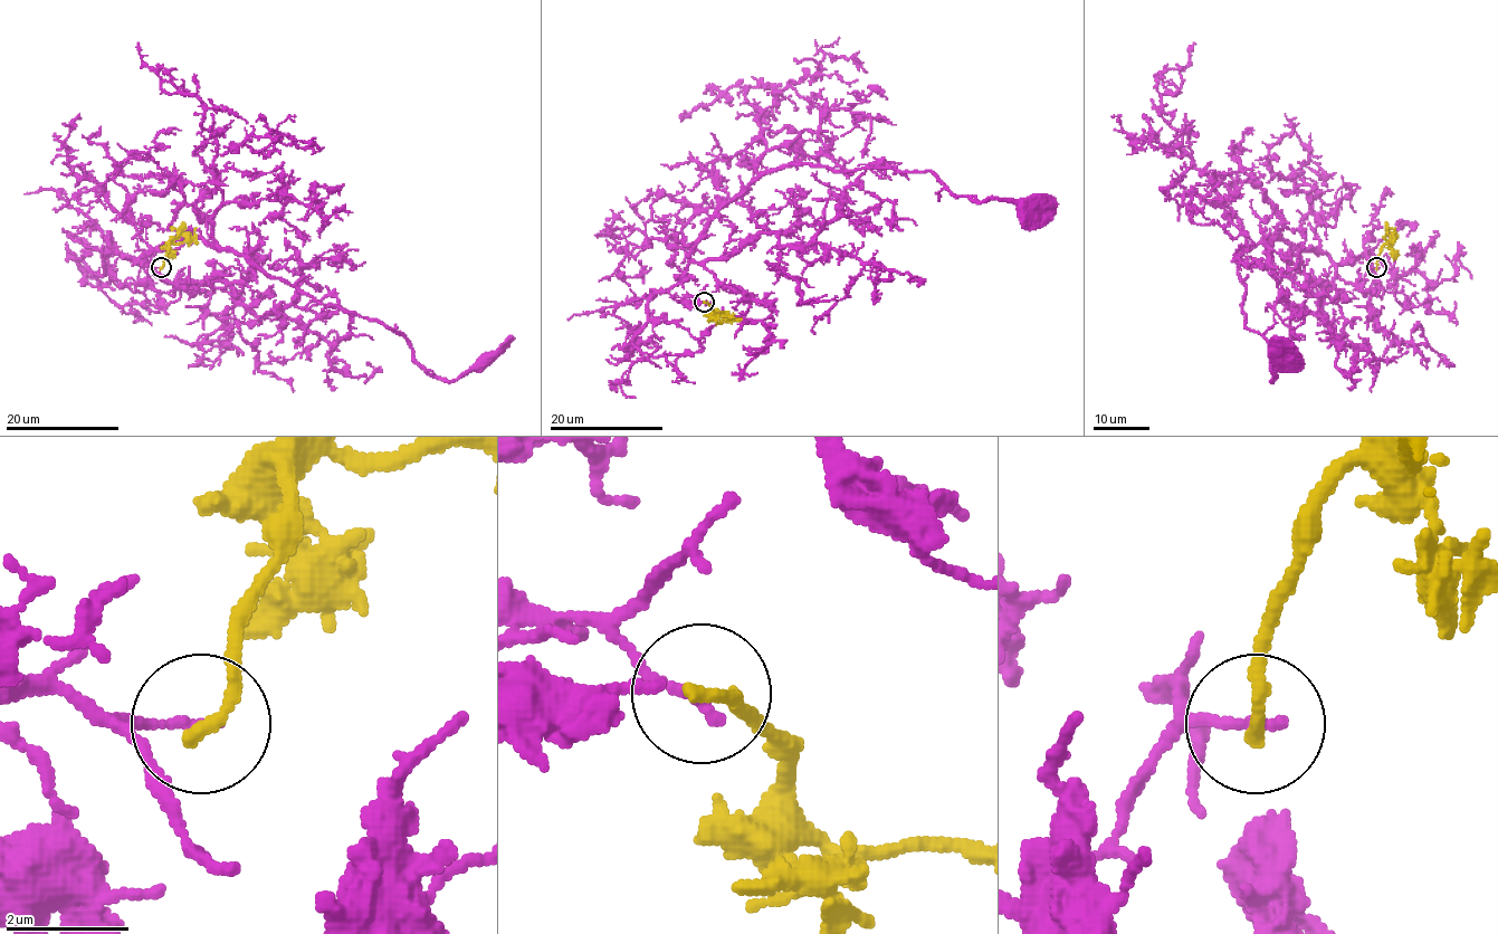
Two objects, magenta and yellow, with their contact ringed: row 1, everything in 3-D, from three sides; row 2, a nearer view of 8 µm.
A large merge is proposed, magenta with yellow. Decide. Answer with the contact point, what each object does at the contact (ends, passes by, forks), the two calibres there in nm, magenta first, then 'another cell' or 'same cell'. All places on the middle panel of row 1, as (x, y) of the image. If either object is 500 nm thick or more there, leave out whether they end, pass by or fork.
(704, 302) | magenta ends | yellow ends | 170/240 nm | another cell

